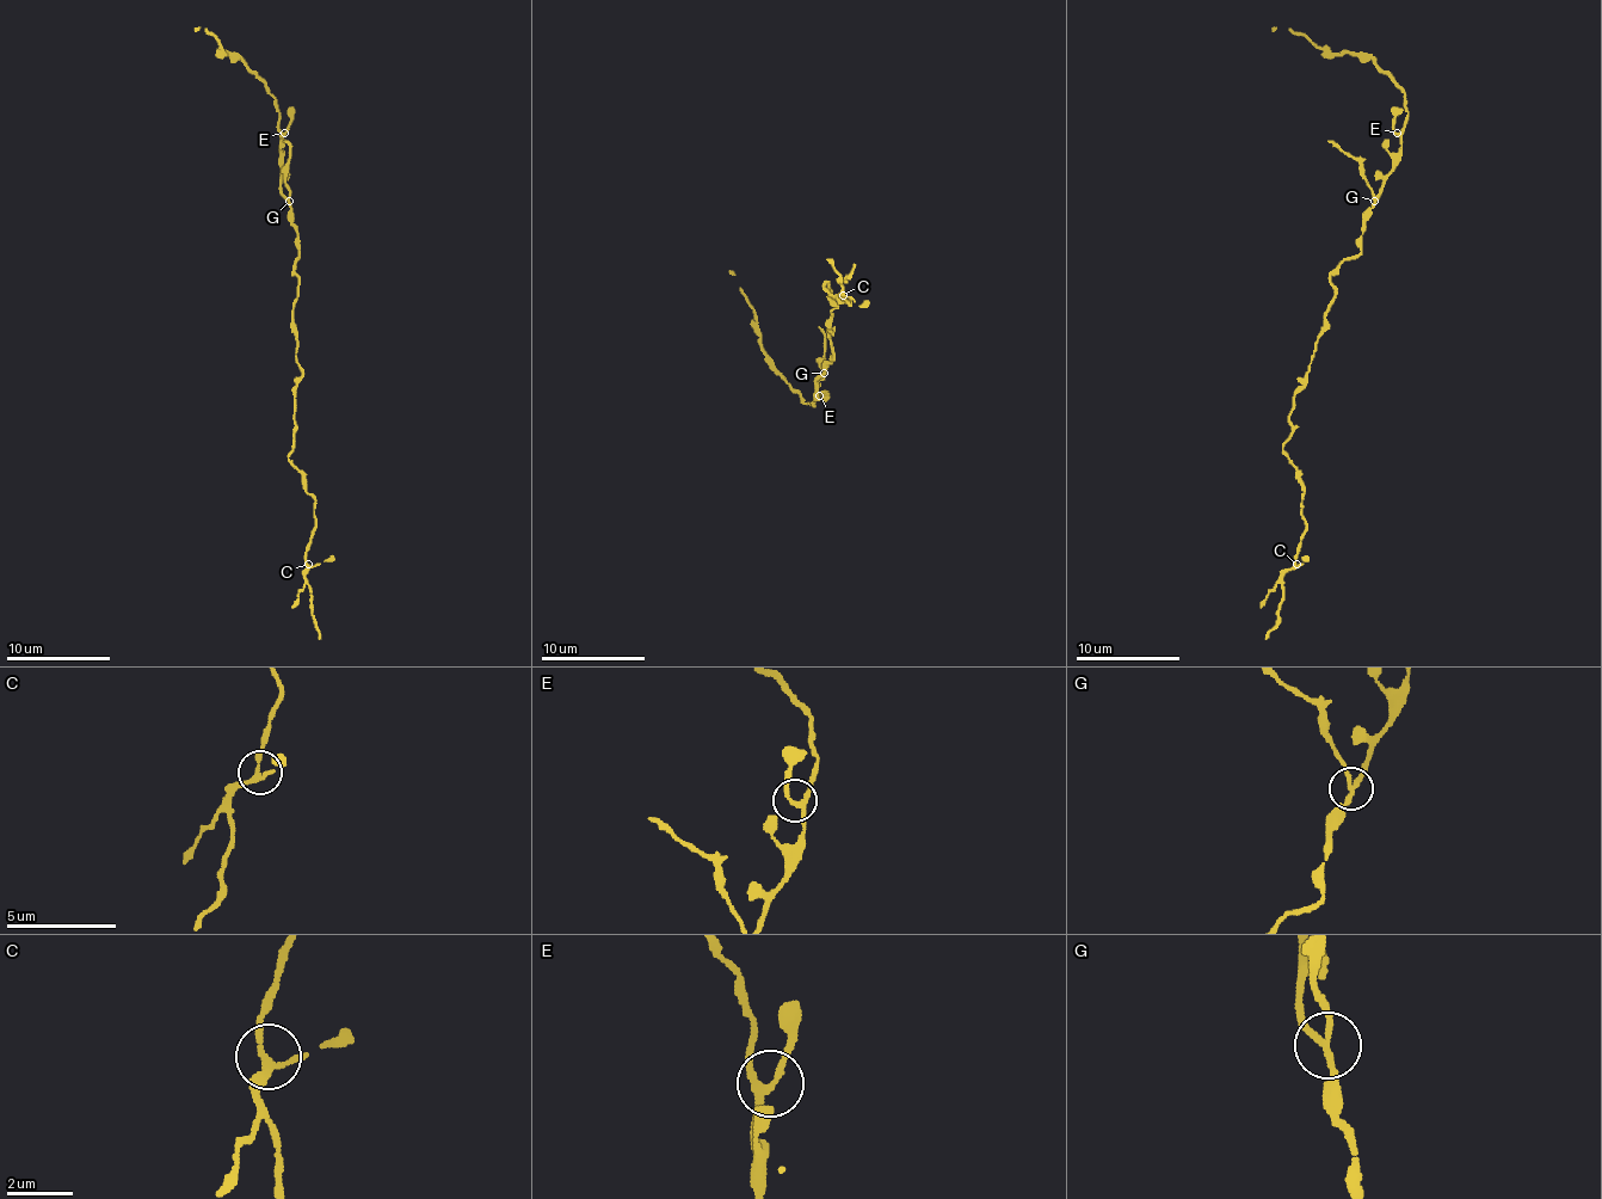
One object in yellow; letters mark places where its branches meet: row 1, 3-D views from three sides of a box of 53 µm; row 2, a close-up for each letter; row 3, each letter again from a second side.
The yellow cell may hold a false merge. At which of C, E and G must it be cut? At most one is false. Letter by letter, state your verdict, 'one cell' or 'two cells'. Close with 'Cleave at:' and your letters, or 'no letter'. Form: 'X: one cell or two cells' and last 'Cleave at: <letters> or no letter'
C: one cell
E: one cell
G: two cells
Cleave at: G

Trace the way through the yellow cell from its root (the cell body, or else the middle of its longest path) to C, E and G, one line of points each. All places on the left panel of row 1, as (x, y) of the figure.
C: (297, 288), (293, 331), (302, 377), (295, 386), (290, 461), (313, 497), (315, 530), (308, 564)
E: (297, 288), (297, 226), (282, 192), (279, 137), (284, 133)
G: (297, 288), (297, 226), (293, 220), (290, 200)

